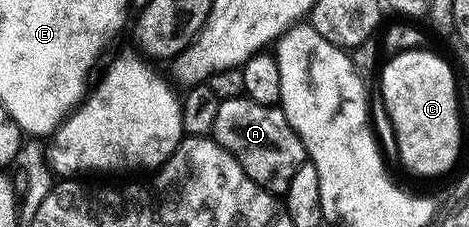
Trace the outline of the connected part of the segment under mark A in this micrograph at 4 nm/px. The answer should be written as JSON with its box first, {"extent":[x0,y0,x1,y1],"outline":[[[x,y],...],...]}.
{"extent":[212,96,307,196],"outline":[[[245,96],[221,99],[212,137],[236,159],[250,179],[267,187],[275,196],[285,195],[292,176],[296,176],[296,168],[307,161],[304,144],[292,124],[288,124],[281,105],[256,104],[256,100]]]}

